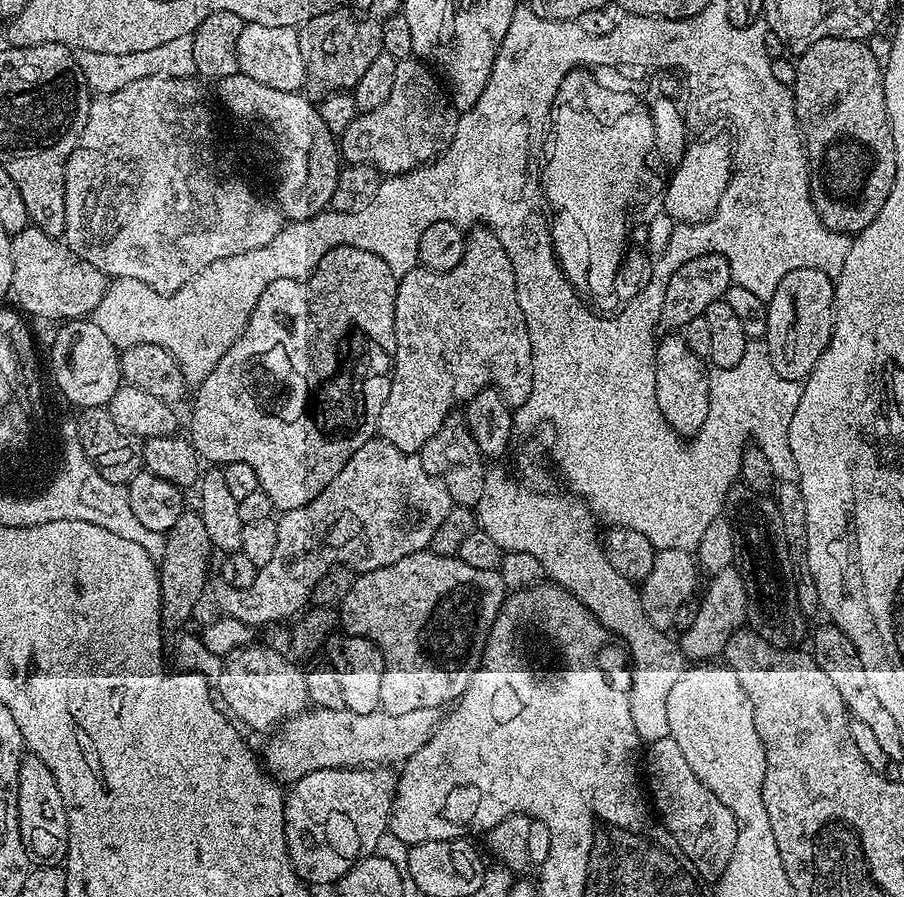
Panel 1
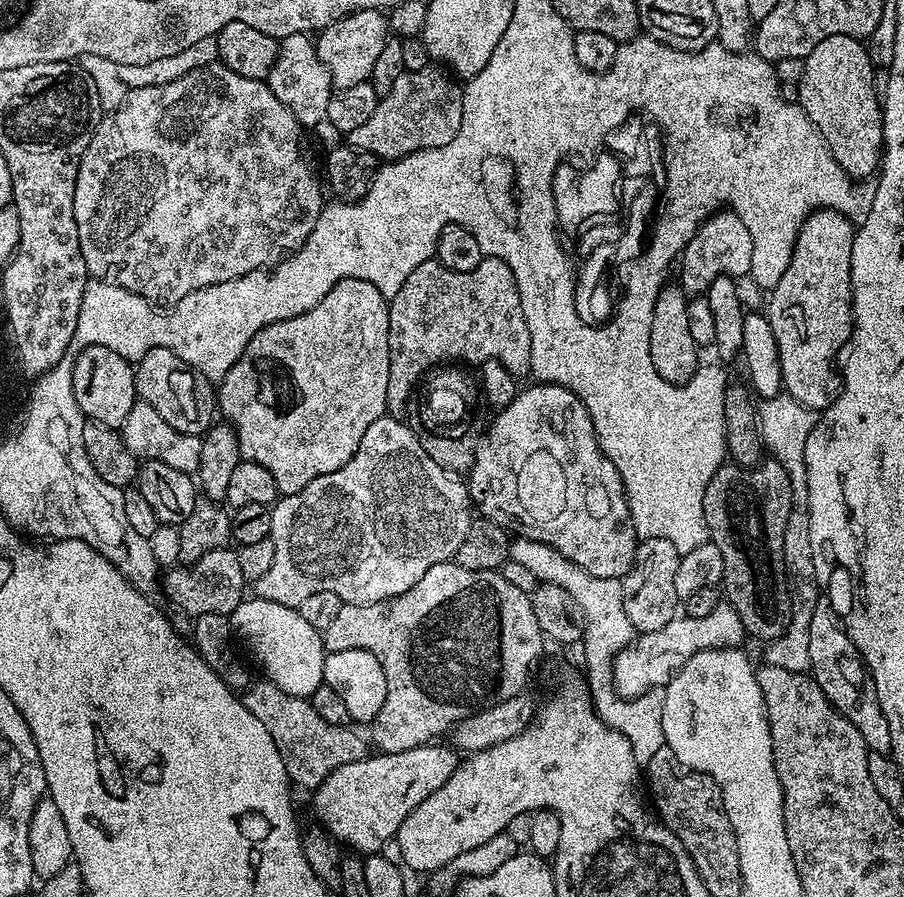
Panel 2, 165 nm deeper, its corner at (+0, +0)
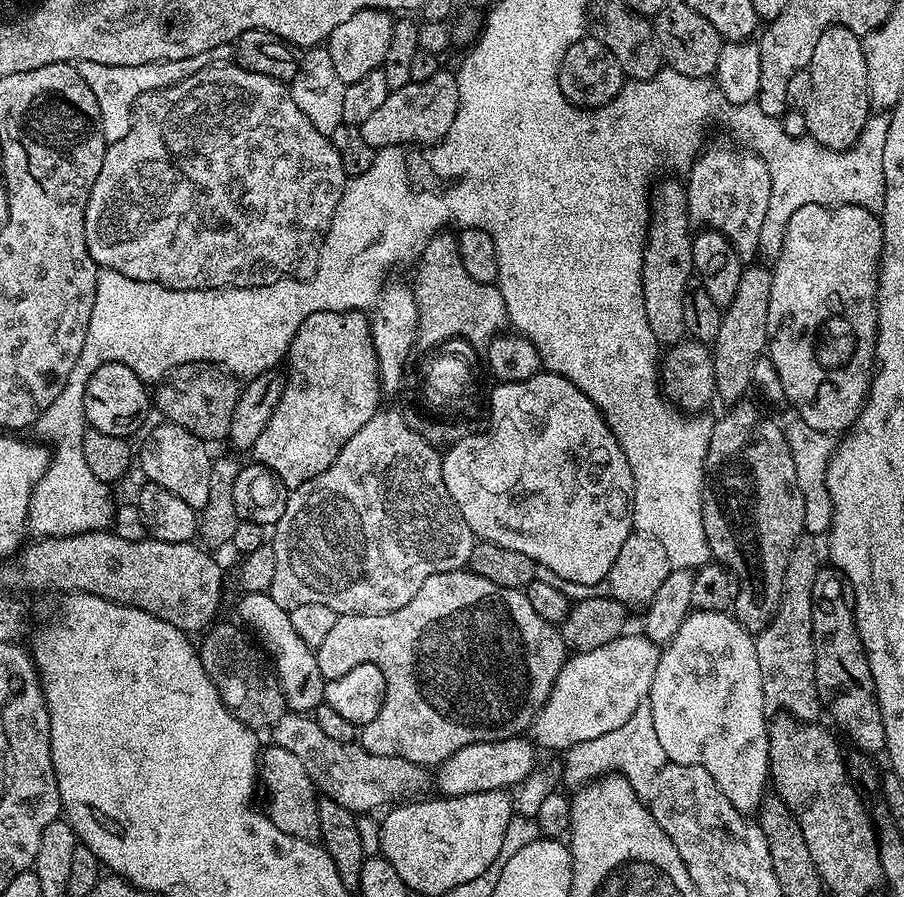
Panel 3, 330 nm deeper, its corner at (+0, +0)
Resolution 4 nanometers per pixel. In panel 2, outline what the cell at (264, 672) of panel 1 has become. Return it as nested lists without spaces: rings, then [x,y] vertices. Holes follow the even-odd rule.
[[[271,682],[263,683],[253,683],[243,693],[242,699],[246,710],[250,710],[250,714],[254,714],[254,718],[266,726],[270,738],[274,738],[274,746],[278,746],[282,754],[288,779],[297,789],[314,790],[326,777],[334,774],[338,766],[358,762],[369,755],[370,744],[365,737],[364,741],[348,726],[330,726],[330,722],[326,722],[326,718],[321,718],[318,710],[314,710],[311,699],[295,697]]]

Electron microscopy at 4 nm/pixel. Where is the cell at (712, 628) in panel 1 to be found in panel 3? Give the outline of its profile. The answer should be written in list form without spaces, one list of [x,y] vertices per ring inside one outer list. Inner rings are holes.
[[[622,634],[598,650],[569,655],[564,661],[548,701],[536,713],[530,729],[531,739],[541,749],[567,750],[578,742],[602,738],[602,734],[618,730],[647,701],[661,649],[643,634],[628,635]]]

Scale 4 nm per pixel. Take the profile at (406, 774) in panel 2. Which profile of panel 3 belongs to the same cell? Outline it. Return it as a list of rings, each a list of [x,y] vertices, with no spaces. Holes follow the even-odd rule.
[[[523,735],[511,736],[494,742],[476,742],[462,746],[462,750],[445,760],[434,772],[434,788],[441,797],[465,796],[490,790],[512,790],[523,780],[533,775],[532,767],[536,764],[536,752],[531,739]]]

